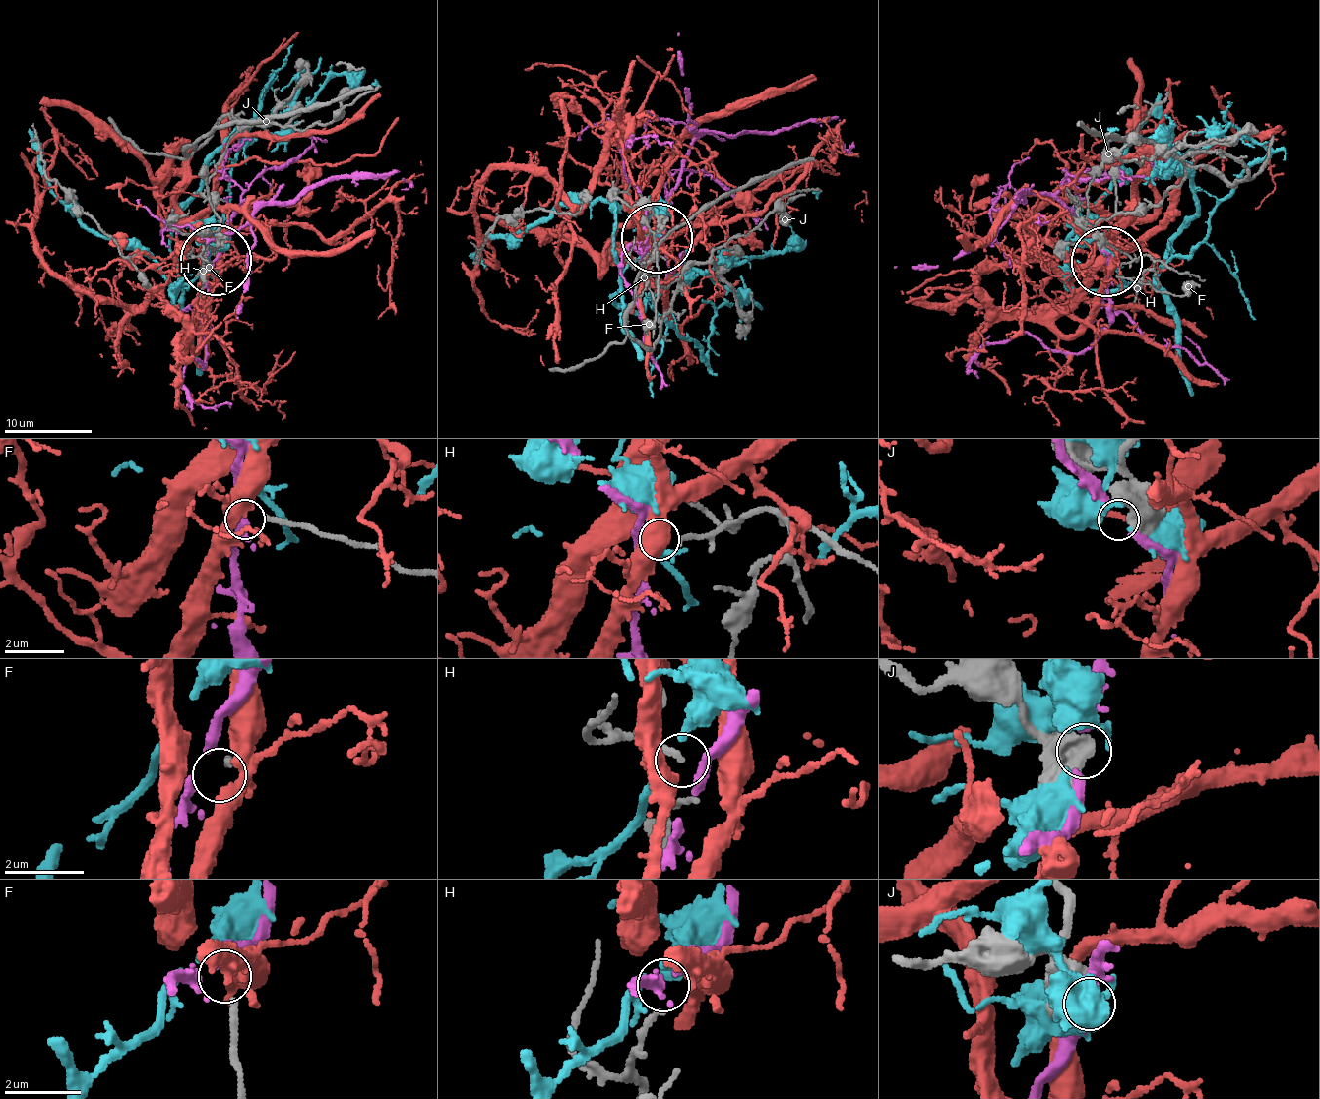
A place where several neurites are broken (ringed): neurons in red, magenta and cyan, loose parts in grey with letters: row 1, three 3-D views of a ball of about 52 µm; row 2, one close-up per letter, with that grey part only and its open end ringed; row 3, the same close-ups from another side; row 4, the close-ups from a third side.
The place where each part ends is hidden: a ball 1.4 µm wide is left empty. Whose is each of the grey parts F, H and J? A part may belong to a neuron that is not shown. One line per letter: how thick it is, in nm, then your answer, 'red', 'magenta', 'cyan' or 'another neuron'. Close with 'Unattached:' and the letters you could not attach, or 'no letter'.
F: calibre 170 nm; another neuron
H: calibre 150 nm; another neuron
J: calibre 400 nm; magenta
Unattached: F, H

